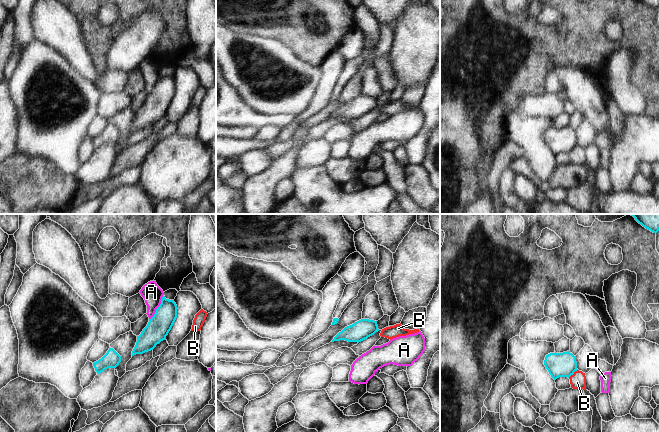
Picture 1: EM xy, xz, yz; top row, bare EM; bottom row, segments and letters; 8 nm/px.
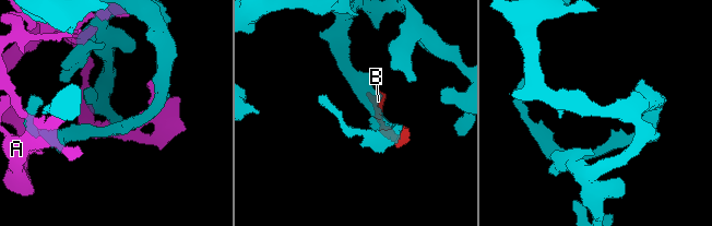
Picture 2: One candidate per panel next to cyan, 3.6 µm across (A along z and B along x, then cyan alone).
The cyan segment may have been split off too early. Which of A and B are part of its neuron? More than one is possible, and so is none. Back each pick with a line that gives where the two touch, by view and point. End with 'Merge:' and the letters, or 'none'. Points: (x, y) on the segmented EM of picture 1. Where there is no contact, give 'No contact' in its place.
Merge: none

